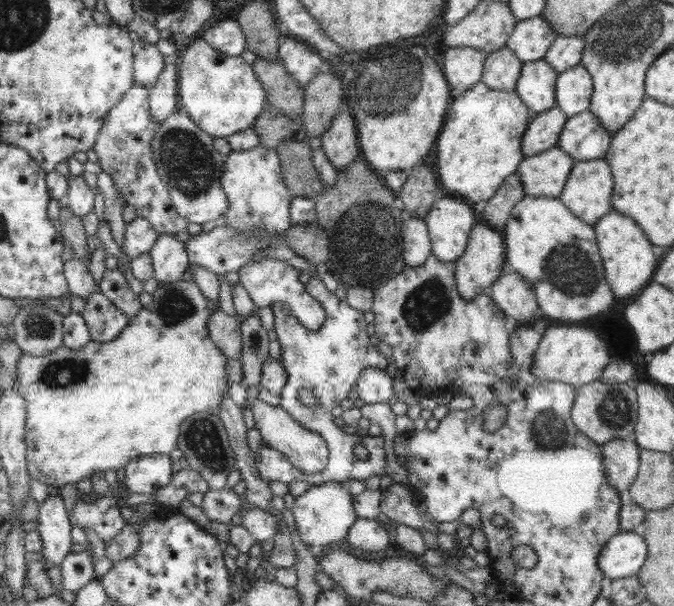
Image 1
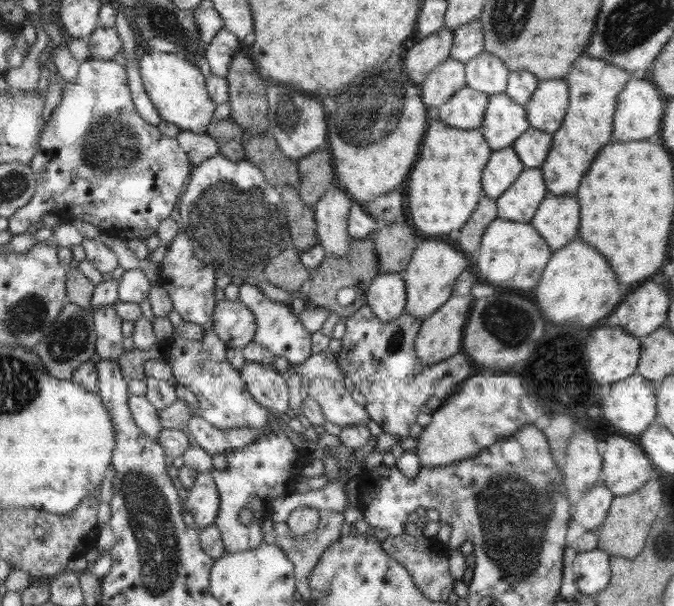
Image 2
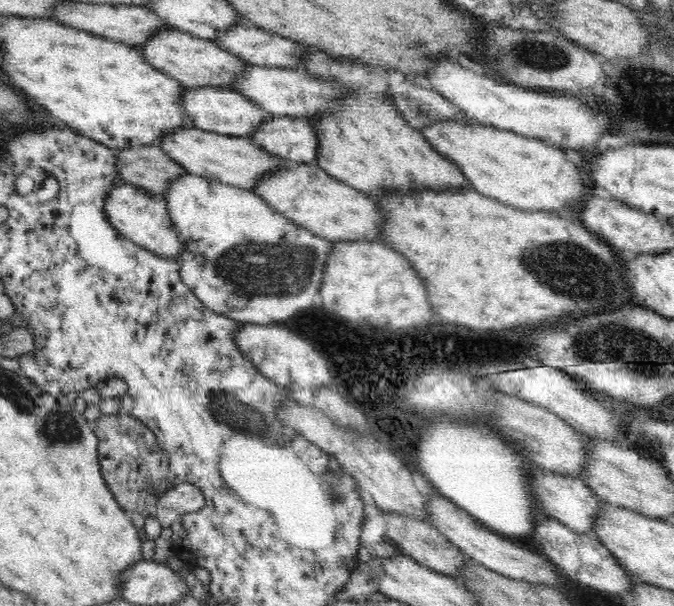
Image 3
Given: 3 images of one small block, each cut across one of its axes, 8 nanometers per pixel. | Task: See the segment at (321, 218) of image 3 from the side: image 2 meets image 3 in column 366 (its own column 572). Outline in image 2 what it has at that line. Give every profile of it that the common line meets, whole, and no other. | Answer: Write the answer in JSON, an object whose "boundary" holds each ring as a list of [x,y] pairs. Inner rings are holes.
{"boundary":[[[549,194],[529,222],[555,251],[578,239],[580,205],[575,194]]]}

